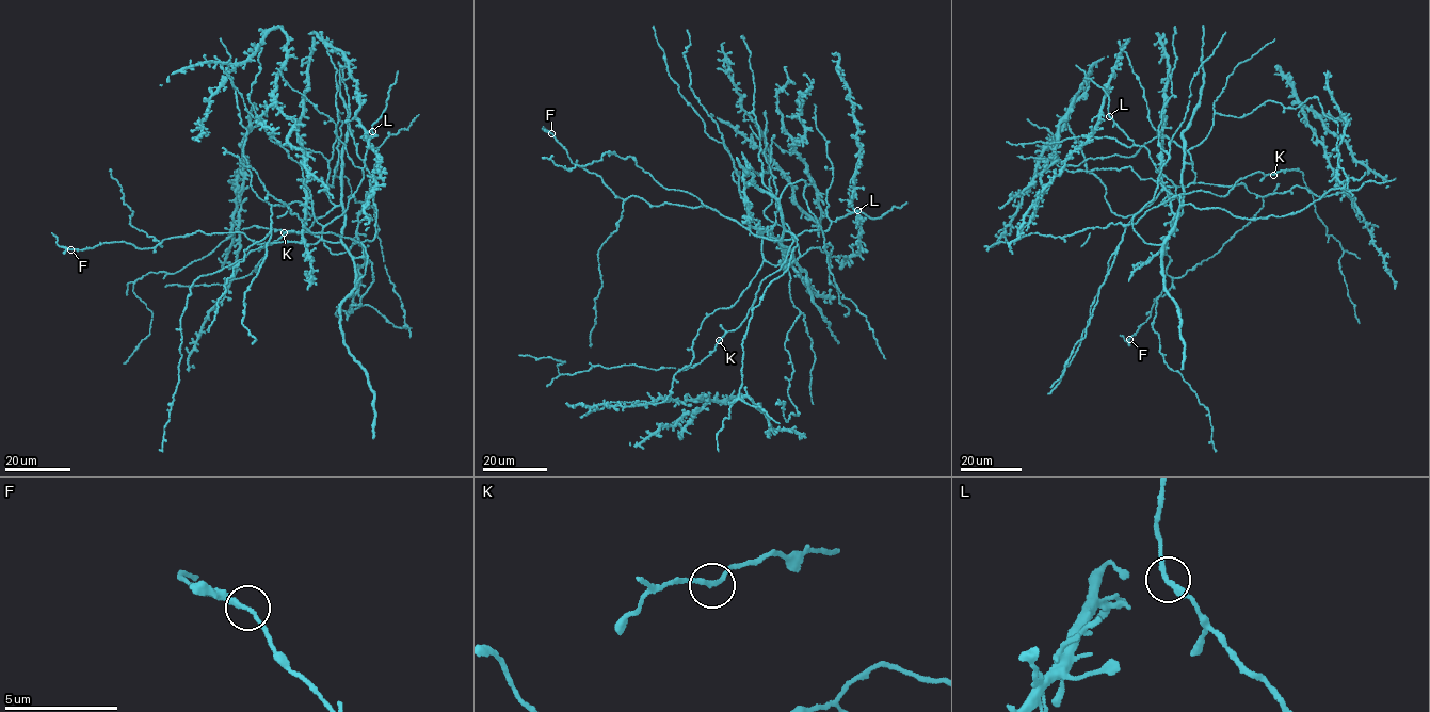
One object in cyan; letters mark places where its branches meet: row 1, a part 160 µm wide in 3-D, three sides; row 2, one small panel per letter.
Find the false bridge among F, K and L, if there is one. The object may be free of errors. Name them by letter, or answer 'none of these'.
none of these

